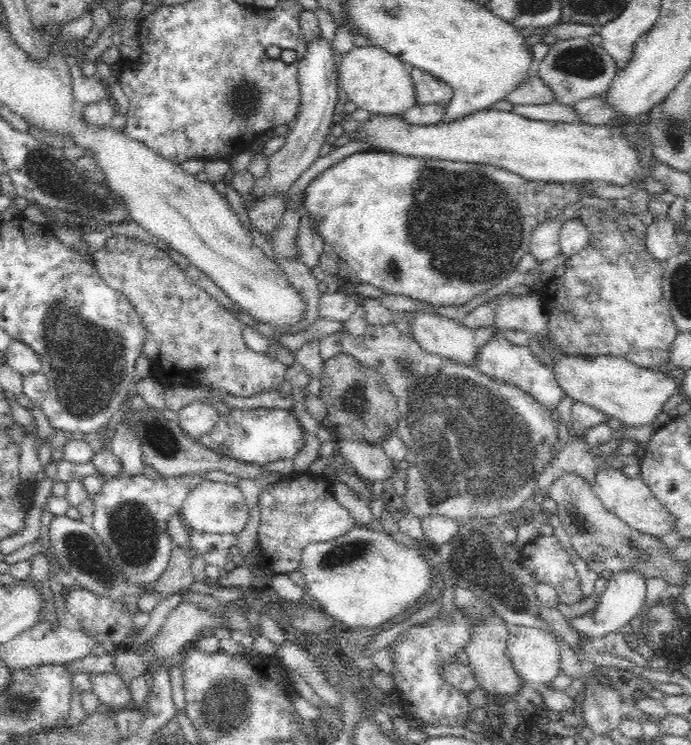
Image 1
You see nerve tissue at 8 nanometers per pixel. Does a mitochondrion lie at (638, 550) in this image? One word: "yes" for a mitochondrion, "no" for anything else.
yes

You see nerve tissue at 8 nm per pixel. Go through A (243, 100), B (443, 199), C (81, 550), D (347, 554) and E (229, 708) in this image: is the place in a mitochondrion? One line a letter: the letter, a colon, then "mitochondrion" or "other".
A: mitochondrion
B: mitochondrion
C: mitochondrion
D: mitochondrion
E: mitochondrion

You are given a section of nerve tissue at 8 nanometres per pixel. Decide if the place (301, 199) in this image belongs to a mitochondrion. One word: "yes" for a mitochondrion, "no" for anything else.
no

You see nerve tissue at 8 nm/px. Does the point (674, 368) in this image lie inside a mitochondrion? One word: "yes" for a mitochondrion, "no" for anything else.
no

